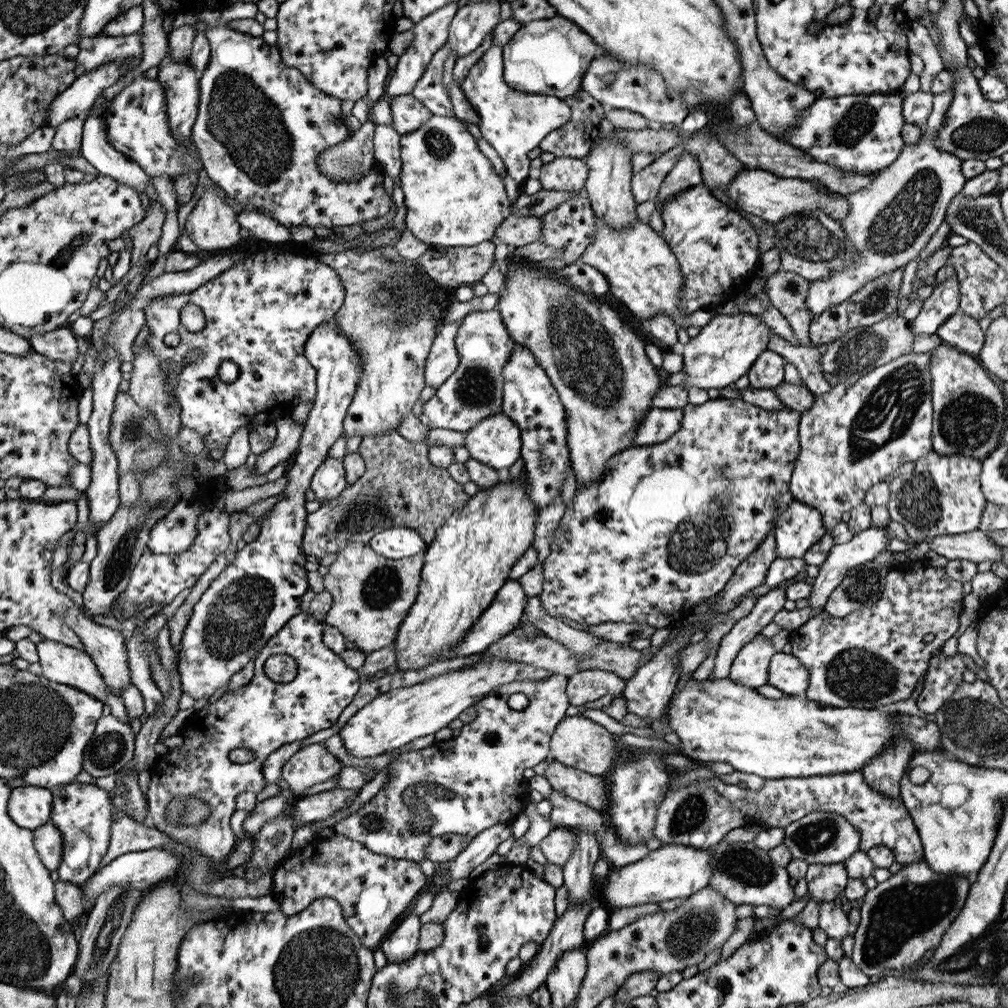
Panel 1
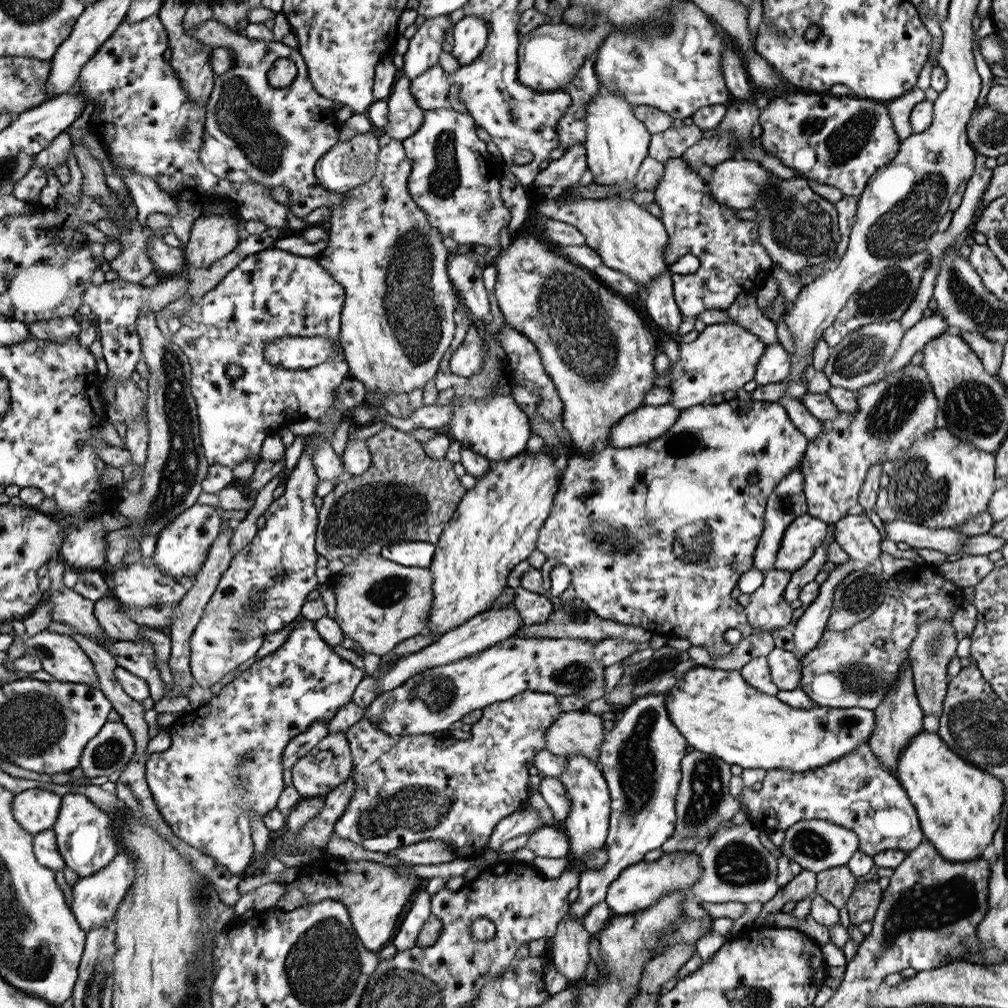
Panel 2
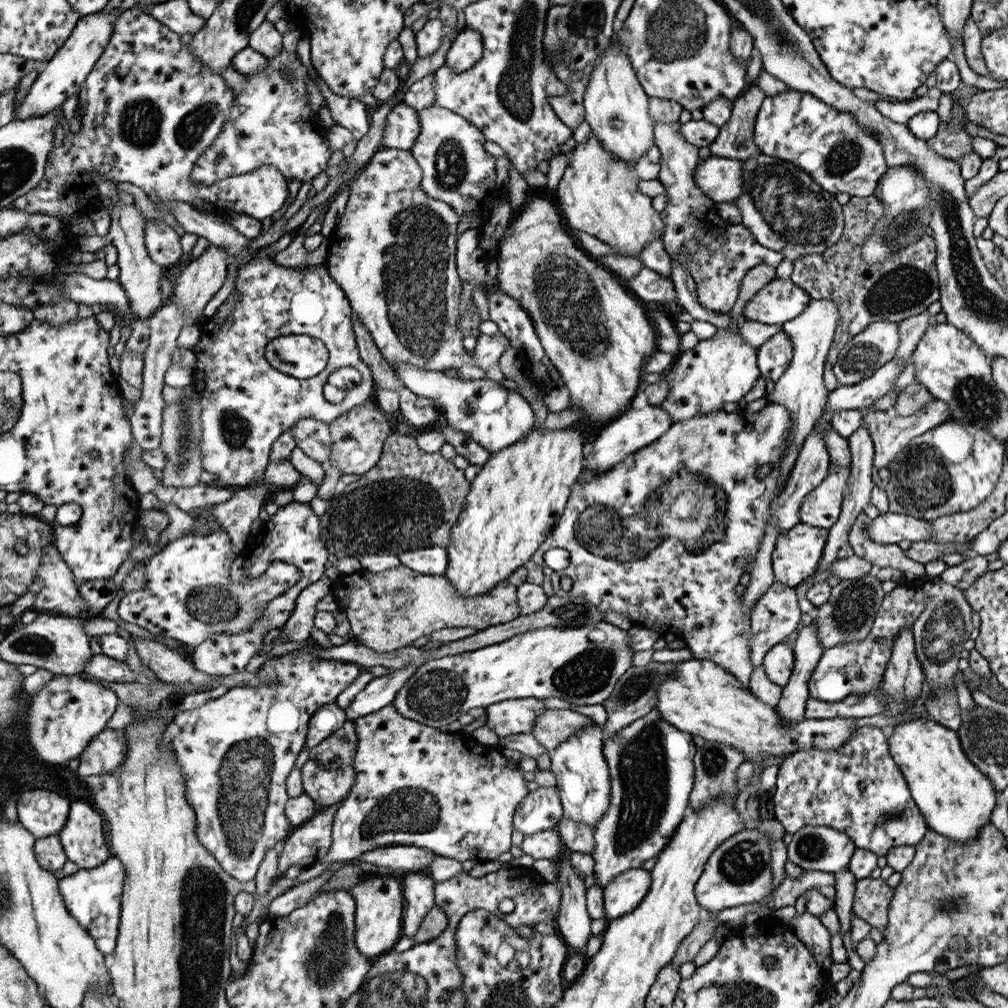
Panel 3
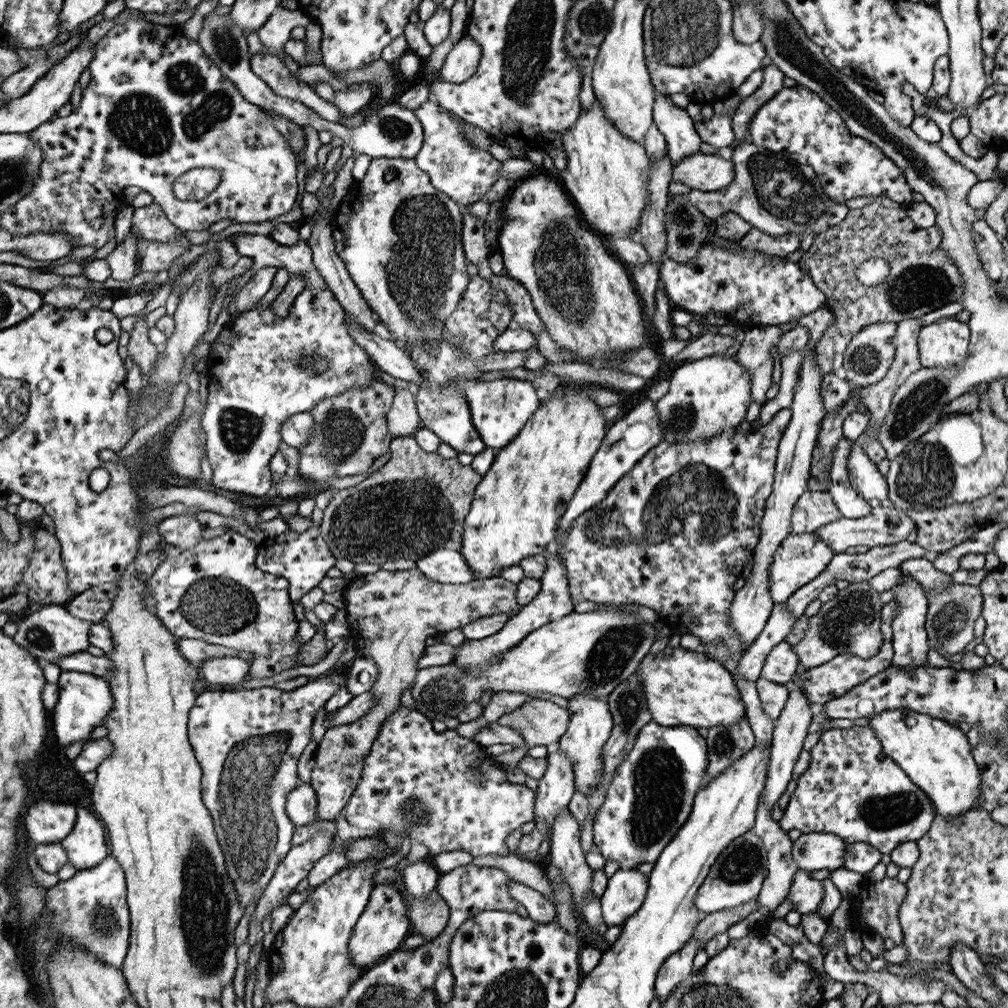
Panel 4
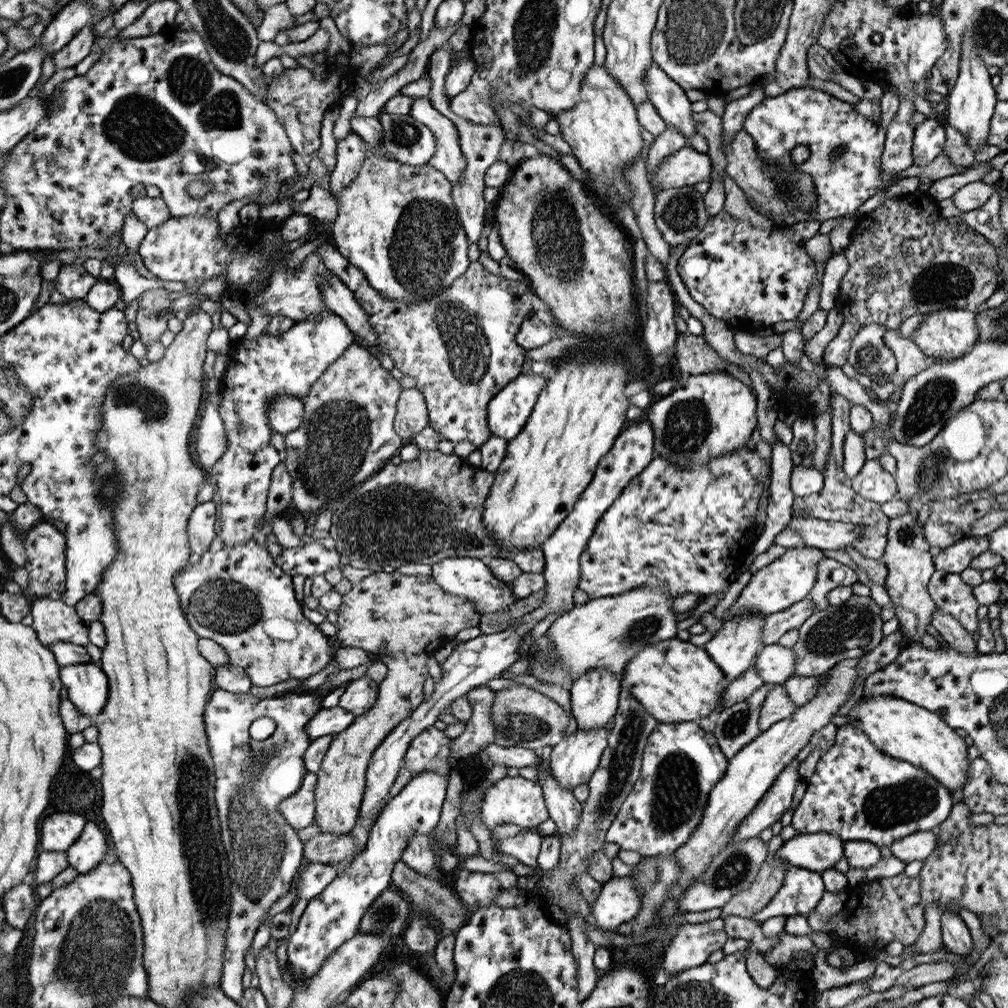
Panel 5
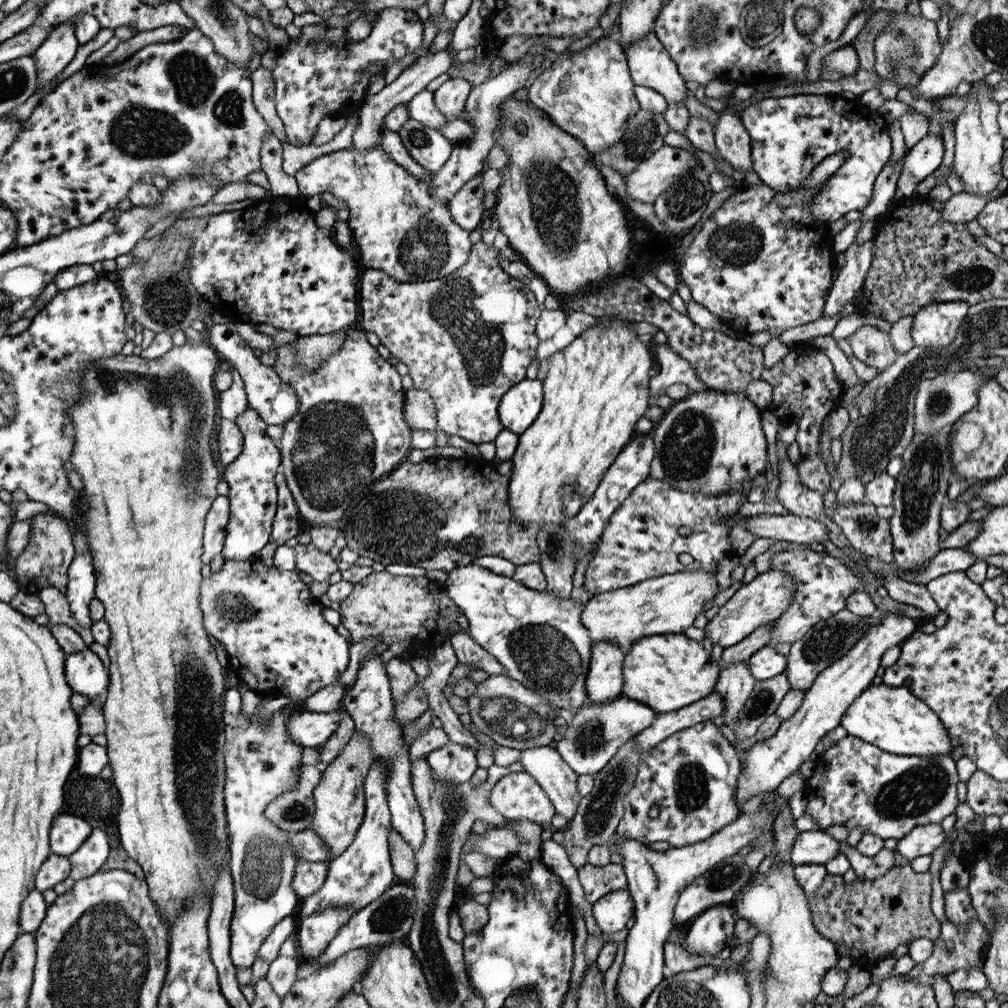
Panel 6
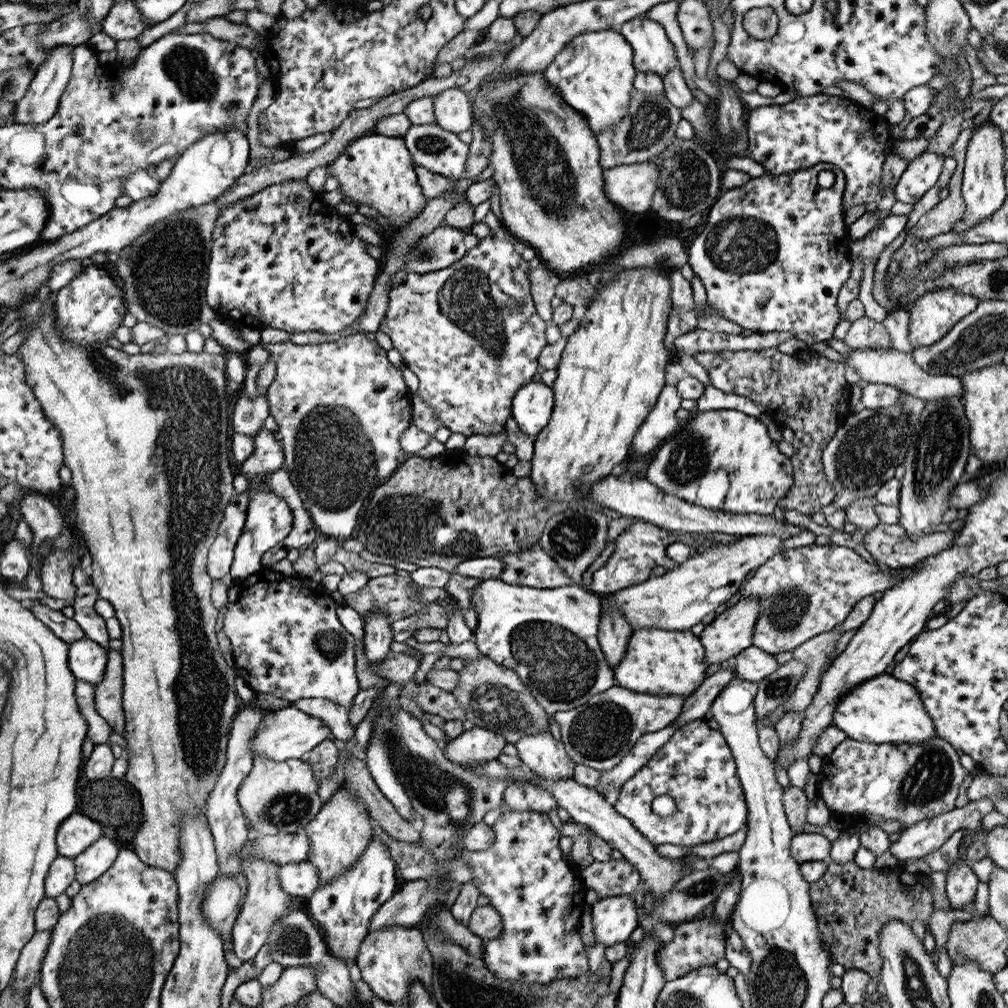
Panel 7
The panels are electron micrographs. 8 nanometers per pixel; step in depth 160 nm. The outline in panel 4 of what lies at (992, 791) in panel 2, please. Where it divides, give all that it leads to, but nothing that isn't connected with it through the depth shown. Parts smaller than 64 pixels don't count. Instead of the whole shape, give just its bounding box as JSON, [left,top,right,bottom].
[869,708,982,818]

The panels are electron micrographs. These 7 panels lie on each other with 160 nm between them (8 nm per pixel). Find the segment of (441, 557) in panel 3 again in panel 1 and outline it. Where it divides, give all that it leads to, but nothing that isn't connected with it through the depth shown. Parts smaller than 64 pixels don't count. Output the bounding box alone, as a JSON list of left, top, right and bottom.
[369,526,428,559]

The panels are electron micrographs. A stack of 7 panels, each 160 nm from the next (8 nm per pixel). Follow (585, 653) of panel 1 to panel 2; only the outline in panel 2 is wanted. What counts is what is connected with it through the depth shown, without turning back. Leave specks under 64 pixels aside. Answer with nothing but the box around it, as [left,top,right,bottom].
[513,586,556,625]

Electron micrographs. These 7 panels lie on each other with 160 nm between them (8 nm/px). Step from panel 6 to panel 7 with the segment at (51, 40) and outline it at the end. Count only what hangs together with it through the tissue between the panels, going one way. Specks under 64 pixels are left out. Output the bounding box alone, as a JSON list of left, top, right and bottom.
[14,45,73,125]

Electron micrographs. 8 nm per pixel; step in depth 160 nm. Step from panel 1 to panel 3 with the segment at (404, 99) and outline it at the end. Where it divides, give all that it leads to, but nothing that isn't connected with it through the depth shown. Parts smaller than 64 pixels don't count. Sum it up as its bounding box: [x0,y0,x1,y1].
[378,103,421,150]

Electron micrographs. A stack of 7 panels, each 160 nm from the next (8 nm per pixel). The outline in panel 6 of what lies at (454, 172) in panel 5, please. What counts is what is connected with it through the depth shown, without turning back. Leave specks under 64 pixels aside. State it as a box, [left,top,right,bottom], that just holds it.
[407,90,452,131]

